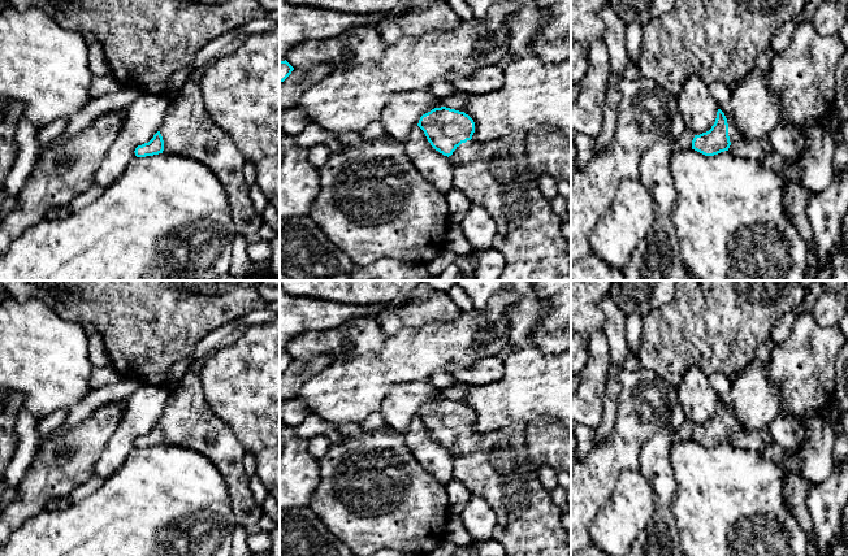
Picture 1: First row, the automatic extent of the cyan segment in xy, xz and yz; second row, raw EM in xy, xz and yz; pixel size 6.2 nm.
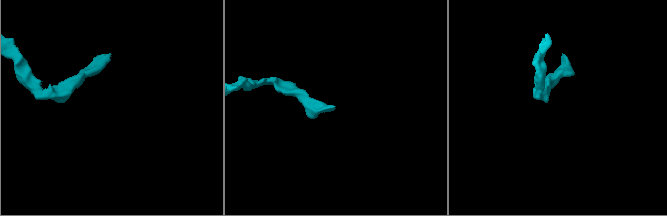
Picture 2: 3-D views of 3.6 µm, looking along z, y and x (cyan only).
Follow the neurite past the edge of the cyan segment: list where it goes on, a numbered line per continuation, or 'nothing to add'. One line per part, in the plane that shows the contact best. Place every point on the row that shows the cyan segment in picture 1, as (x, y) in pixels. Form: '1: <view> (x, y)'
1: yz (755, 150)

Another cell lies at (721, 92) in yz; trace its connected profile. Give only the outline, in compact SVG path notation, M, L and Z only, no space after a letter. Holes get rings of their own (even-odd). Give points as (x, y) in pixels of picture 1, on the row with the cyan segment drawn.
M721 81L709 84L709 92L718 104L727 103L731 96L731 88Z

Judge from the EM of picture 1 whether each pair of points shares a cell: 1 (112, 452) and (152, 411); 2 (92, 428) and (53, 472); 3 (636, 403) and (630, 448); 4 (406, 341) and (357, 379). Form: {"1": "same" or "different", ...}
{"1": "same", "2": "same", "3": "same", "4": "same"}

